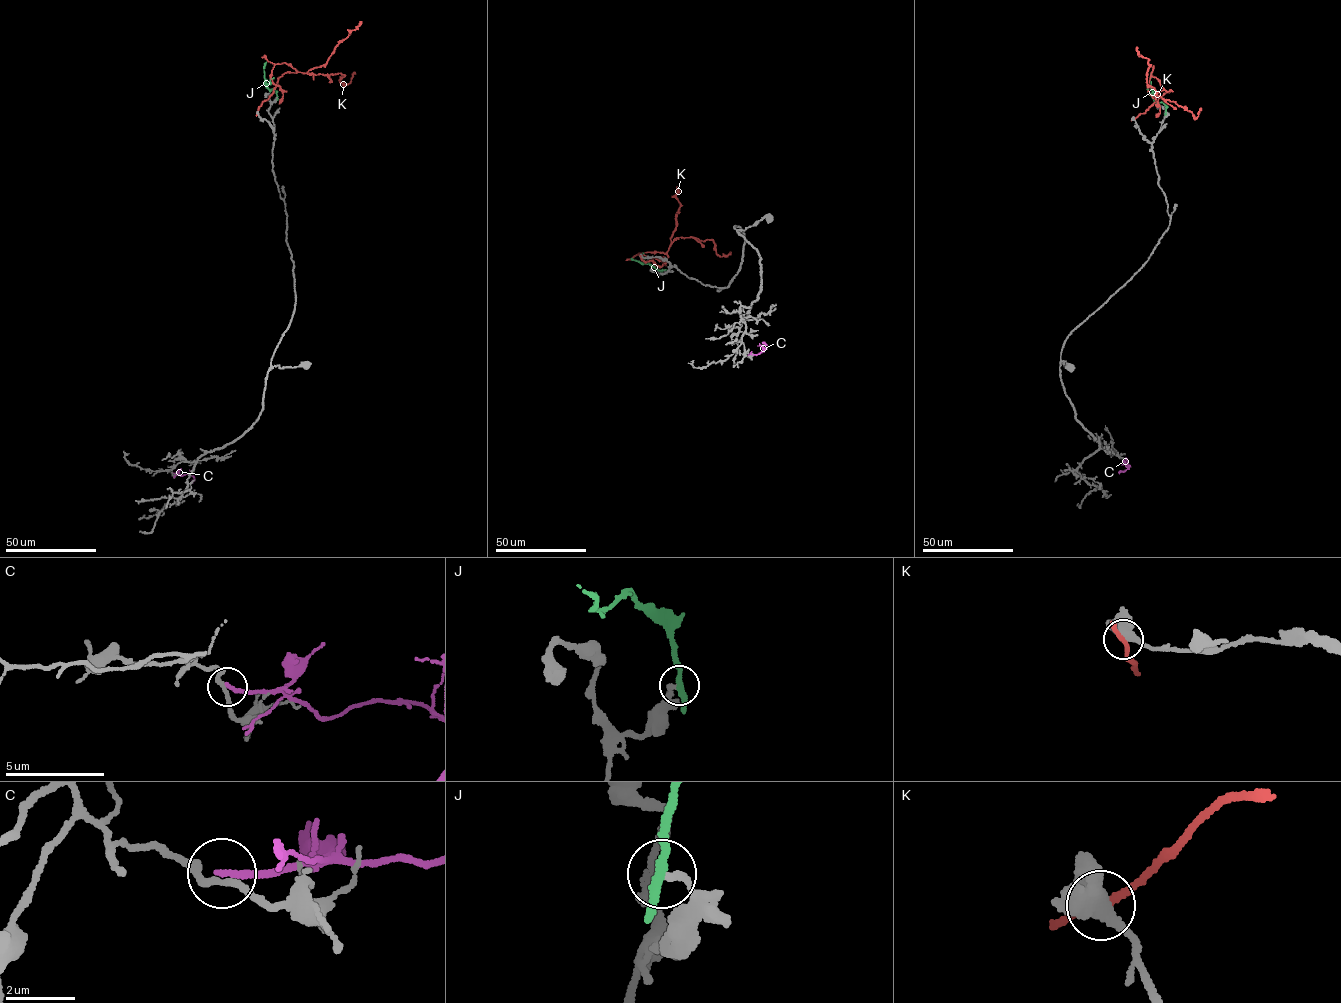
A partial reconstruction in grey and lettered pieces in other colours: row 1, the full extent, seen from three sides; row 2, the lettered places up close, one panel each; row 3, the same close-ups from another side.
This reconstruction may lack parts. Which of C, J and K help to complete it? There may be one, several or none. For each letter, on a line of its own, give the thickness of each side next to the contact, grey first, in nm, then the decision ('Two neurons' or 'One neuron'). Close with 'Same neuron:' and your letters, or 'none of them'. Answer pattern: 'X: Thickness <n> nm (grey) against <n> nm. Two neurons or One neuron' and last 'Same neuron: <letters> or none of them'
C: Thickness 180 nm (grey) against 190 nm. Two neurons
J: Thickness 190 nm (grey) against 260 nm. Two neurons
K: Thickness 480 nm (grey) against 190 nm. Two neurons
Same neuron: none of them

